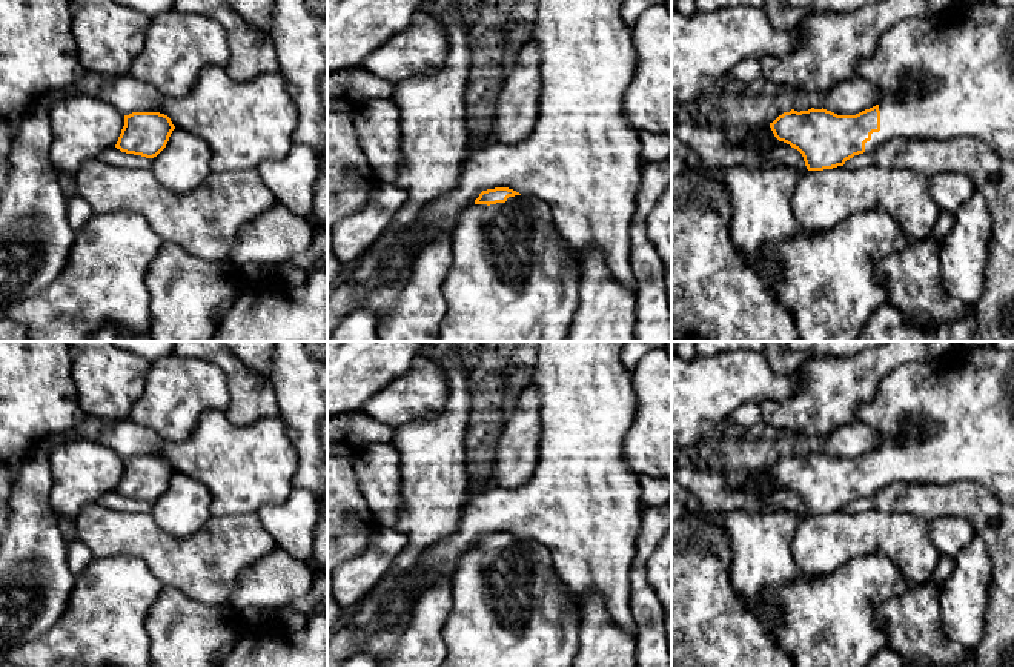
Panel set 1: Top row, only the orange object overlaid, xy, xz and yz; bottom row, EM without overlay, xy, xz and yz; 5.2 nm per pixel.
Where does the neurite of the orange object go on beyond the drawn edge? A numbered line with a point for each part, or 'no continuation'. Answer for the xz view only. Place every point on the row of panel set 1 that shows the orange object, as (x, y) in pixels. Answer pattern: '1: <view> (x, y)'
1: xz (512, 278)

